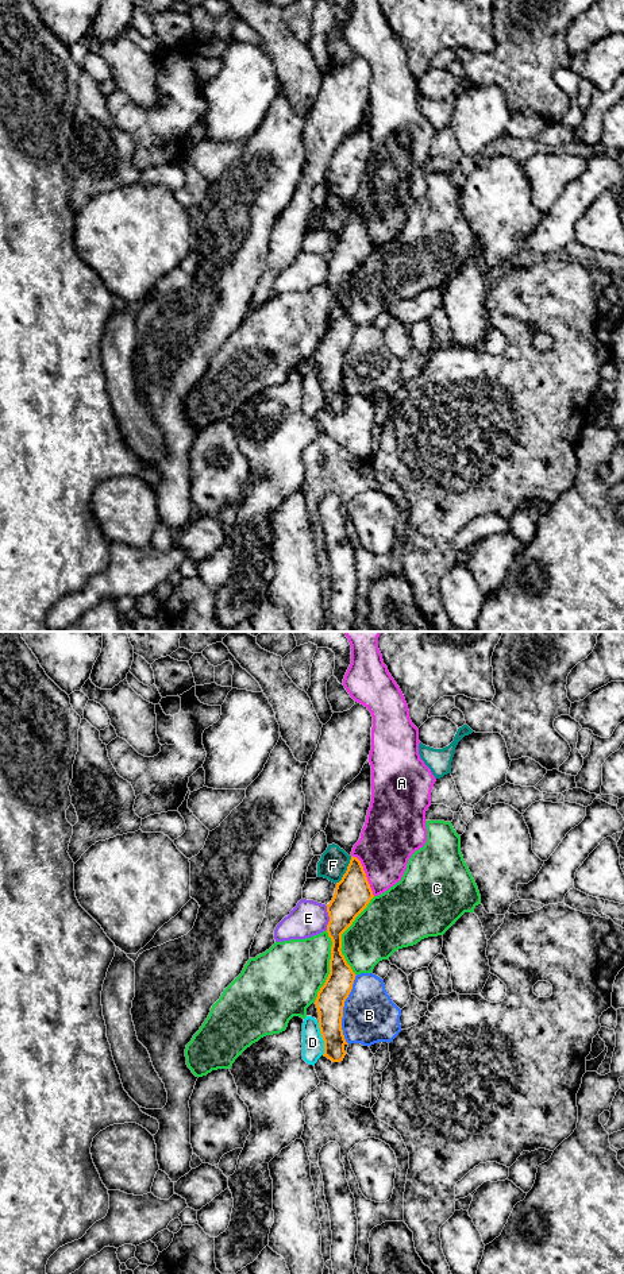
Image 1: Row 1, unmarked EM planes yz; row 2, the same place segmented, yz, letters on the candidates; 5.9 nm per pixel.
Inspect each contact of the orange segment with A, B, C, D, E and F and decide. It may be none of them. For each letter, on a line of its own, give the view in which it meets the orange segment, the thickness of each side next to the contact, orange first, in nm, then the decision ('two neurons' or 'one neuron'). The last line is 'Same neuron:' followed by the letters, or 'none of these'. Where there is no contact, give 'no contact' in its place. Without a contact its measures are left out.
A: yz | 220/340 nm | two neurons
B: yz | 170/320 nm | two neurons
C: yz | 220/320 nm | two neurons
D: yz | 170/130 nm | two neurons
E: yz | 220/220 nm | two neurons
F: yz | 220/170 nm | two neurons
Same neuron: none of these

